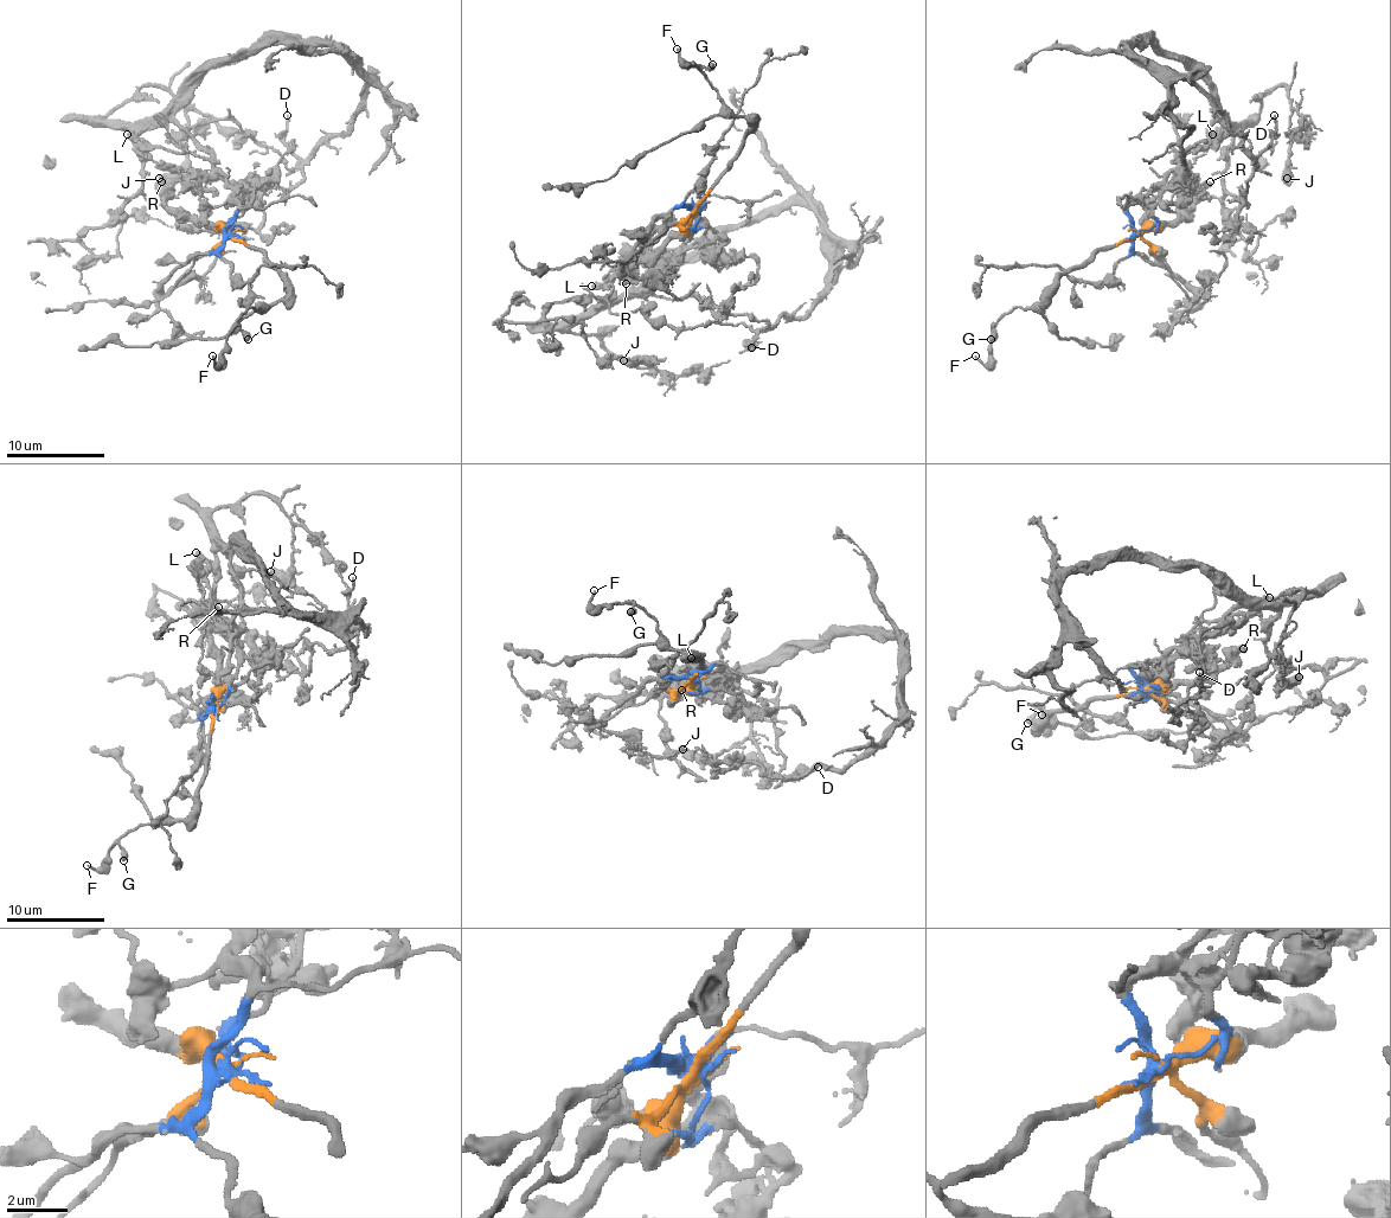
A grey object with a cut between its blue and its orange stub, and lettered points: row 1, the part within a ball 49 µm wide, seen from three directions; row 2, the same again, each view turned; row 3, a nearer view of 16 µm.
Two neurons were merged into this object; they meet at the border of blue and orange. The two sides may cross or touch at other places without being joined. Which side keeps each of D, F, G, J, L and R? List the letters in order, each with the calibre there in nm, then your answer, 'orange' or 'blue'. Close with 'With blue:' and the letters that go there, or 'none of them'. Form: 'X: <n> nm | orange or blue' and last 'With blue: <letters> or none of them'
D: 170 nm | blue
F: 180 nm | orange
G: 550 nm | orange
J: 600 nm | blue
L: 550 nm | blue
R: 440 nm | orange
With blue: D, J, L

